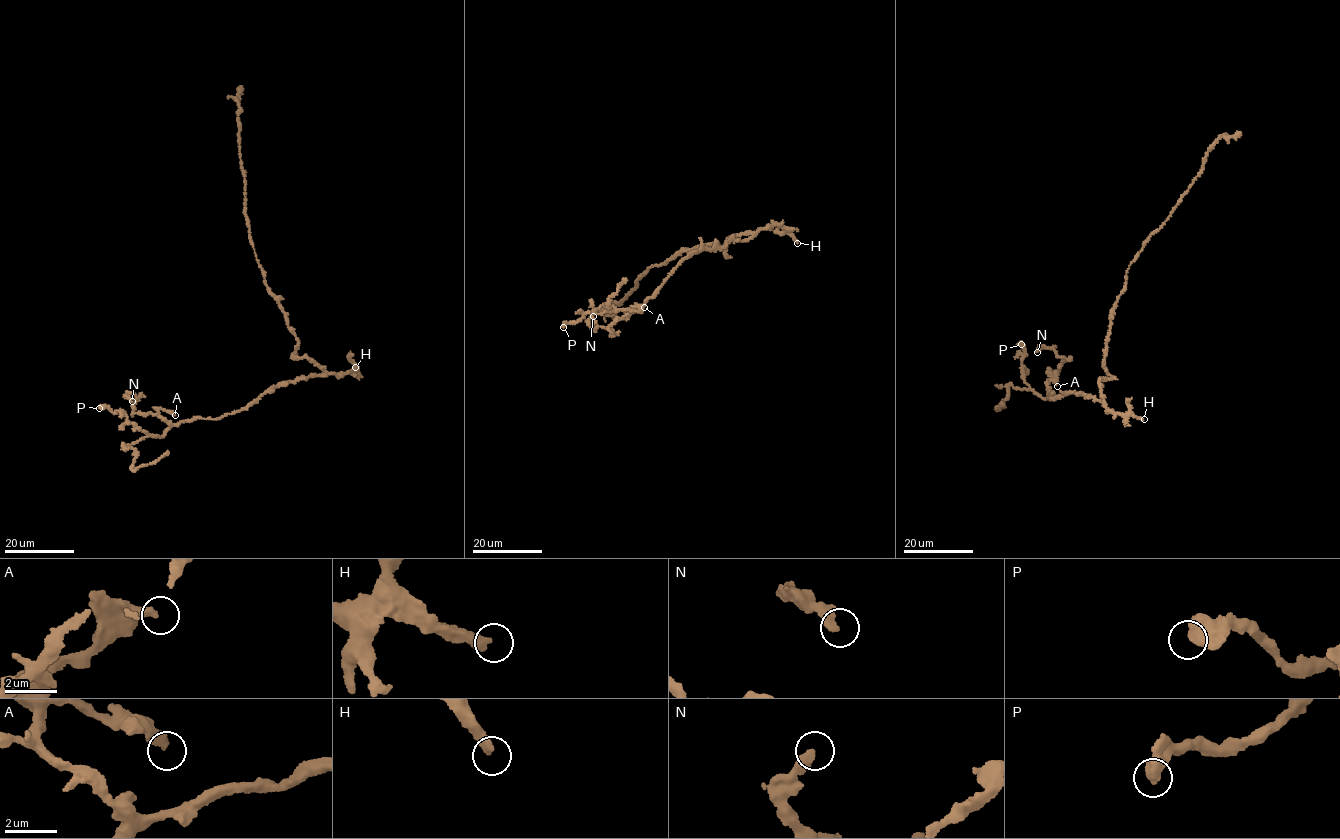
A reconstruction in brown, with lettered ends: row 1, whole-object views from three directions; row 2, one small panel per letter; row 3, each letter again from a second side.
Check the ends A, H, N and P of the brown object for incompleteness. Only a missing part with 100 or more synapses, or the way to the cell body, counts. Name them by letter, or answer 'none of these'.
H

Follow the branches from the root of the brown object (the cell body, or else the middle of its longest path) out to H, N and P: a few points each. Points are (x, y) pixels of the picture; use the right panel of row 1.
H: (1100, 388), (1108, 410), (1133, 414), (1144, 419)
N: (1100, 388), (1104, 404), (1073, 391), (1048, 398), (1048, 369), (1059, 369), (1064, 359), (1049, 347), (1037, 352)
P: (1100, 388), (1104, 404), (1073, 391), (1049, 399), (1049, 391), (1047, 398), (1041, 397), (1022, 377), (1021, 344)

